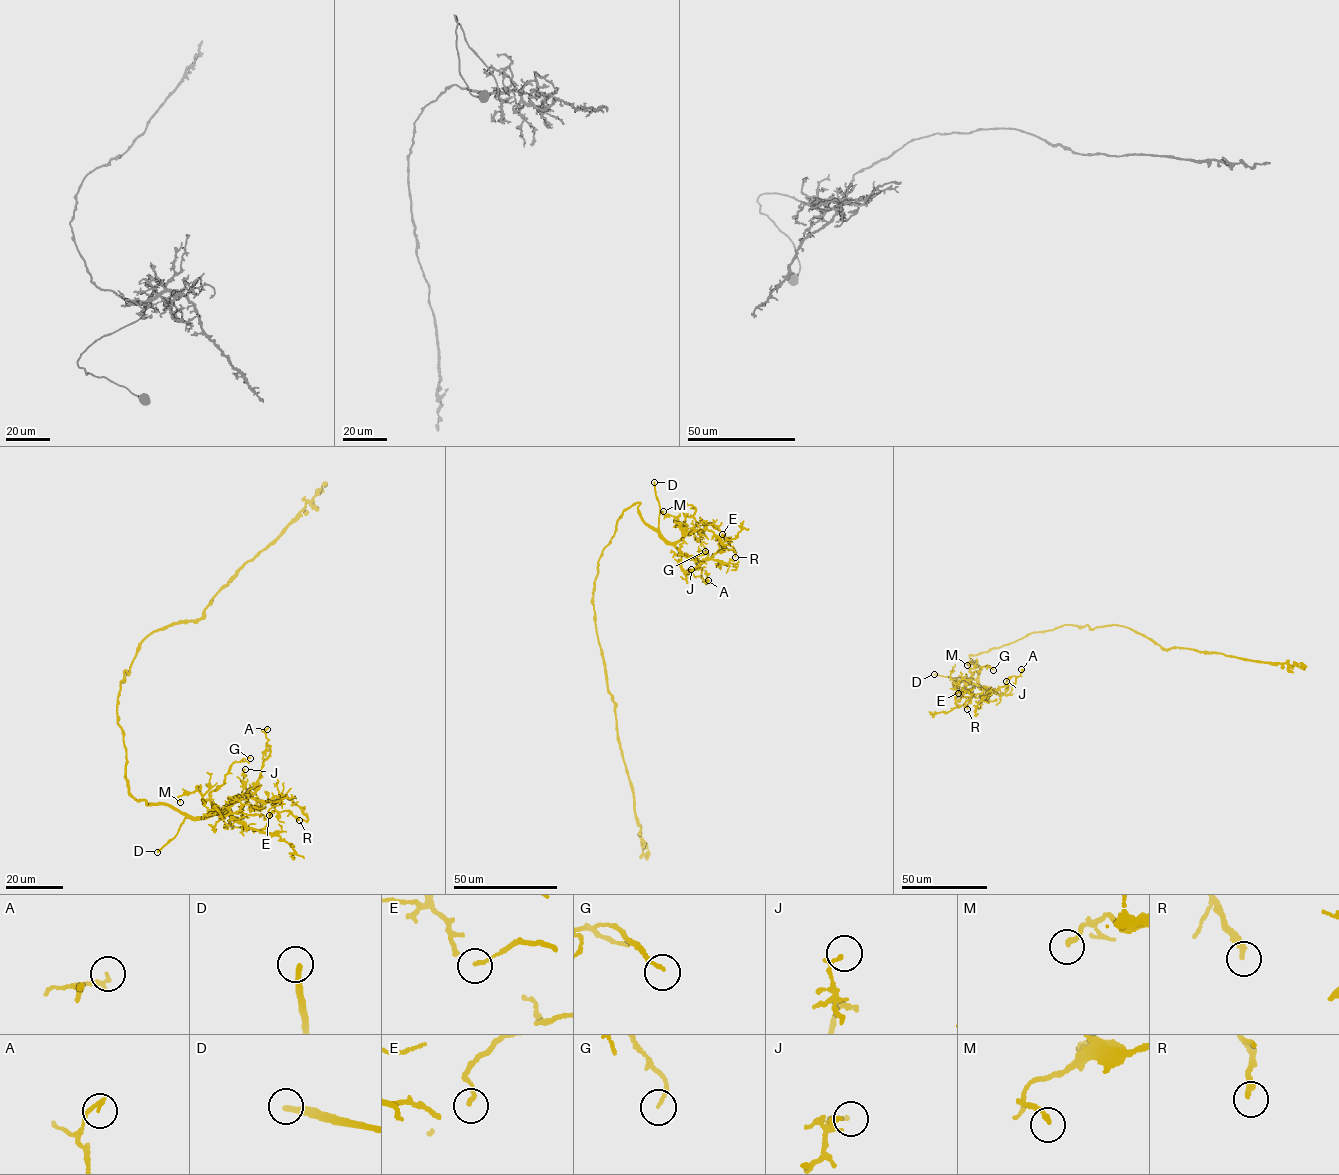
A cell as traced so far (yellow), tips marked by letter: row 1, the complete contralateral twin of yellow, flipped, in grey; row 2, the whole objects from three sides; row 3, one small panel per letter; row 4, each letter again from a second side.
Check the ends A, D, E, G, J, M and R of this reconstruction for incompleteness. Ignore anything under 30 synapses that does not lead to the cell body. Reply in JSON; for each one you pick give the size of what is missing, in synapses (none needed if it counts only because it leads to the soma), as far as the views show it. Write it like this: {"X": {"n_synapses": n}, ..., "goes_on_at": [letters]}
{"goes_on_at": ["D"]}

